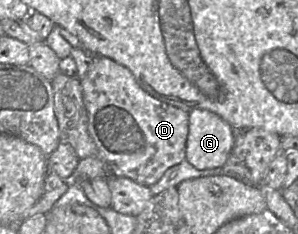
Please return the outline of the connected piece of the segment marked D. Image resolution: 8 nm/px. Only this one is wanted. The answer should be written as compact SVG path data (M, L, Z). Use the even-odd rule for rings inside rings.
M92 56L88 71L81 79L81 86L88 114L88 132L110 175L151 186L160 180L168 168L186 159L189 112L152 97L140 87L127 67L105 56Z

